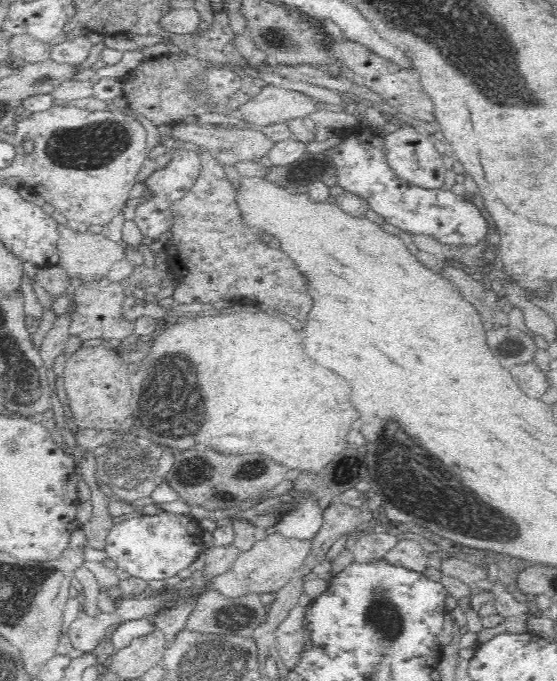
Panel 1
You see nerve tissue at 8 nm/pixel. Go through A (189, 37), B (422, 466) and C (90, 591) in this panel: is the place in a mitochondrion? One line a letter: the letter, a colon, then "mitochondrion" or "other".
A: other
B: mitochondrion
C: other

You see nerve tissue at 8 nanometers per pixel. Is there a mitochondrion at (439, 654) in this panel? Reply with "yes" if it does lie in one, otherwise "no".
no

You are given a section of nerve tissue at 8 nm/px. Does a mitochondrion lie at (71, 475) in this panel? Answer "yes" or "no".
no

